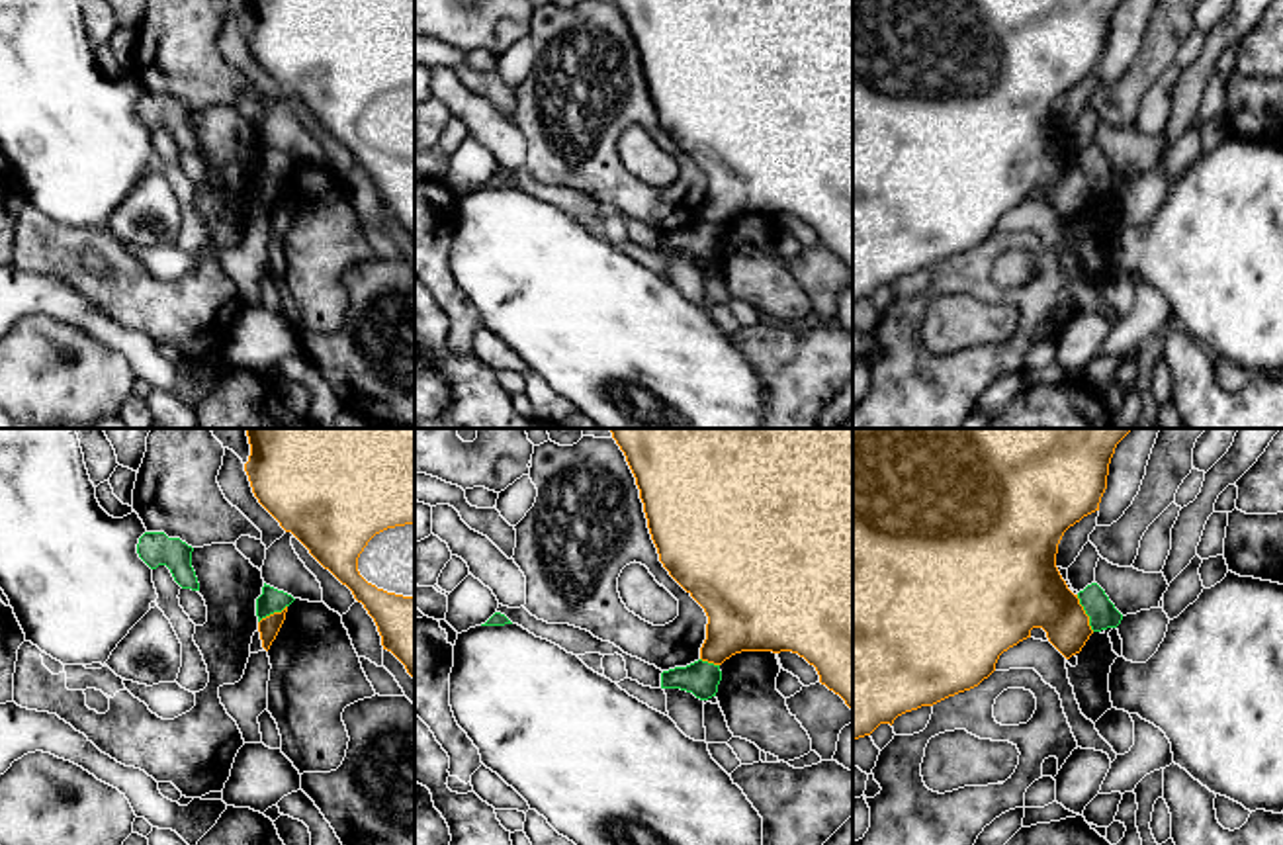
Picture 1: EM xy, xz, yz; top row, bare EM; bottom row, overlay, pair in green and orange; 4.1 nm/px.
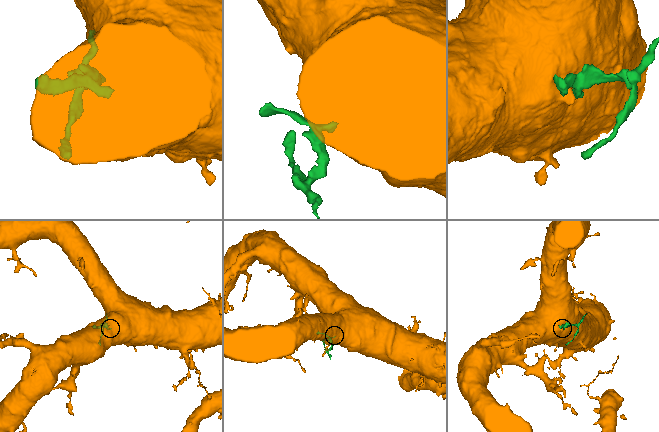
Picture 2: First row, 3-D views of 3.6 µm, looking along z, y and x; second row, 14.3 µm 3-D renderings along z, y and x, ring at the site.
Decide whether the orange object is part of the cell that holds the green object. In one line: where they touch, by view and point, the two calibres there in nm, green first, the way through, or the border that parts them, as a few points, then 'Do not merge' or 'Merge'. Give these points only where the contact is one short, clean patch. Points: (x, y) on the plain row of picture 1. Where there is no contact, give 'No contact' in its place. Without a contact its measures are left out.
Touches green at yz (1086, 175). Thickness 120 nm (green) against 300 nm. Boundary: yz (1076, 157), (1094, 192). Do not merge

